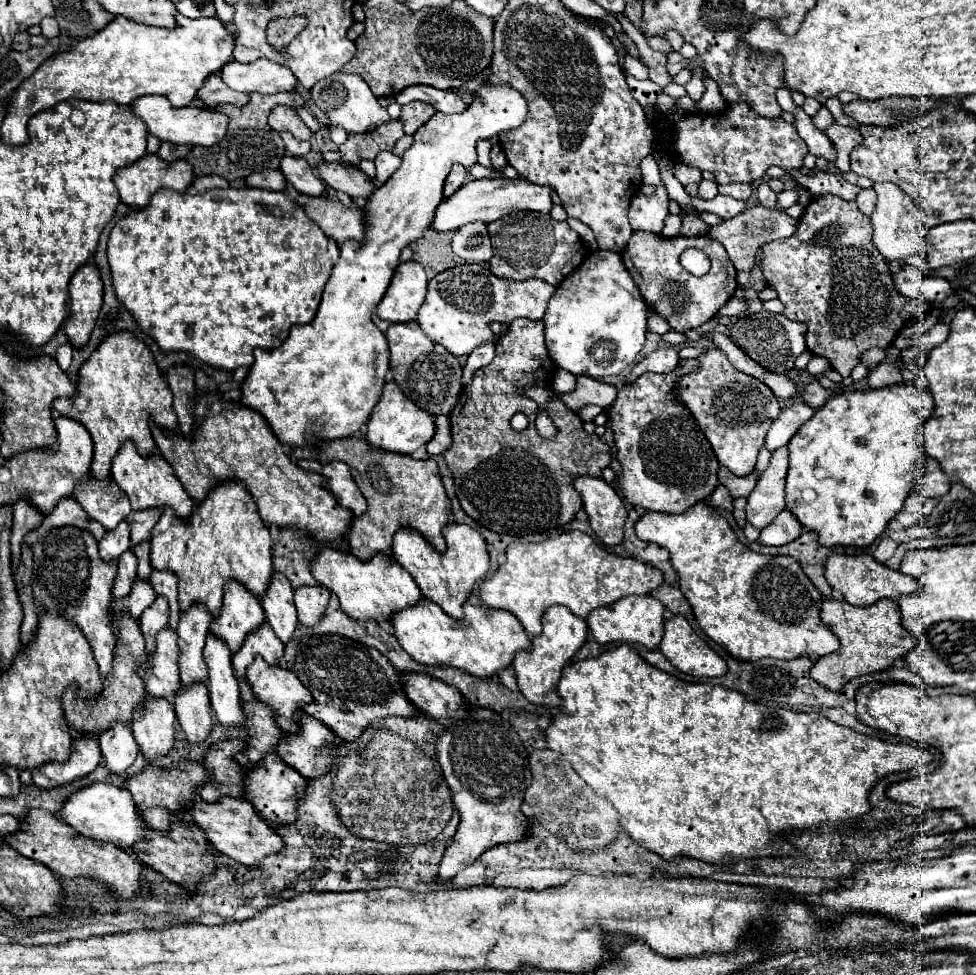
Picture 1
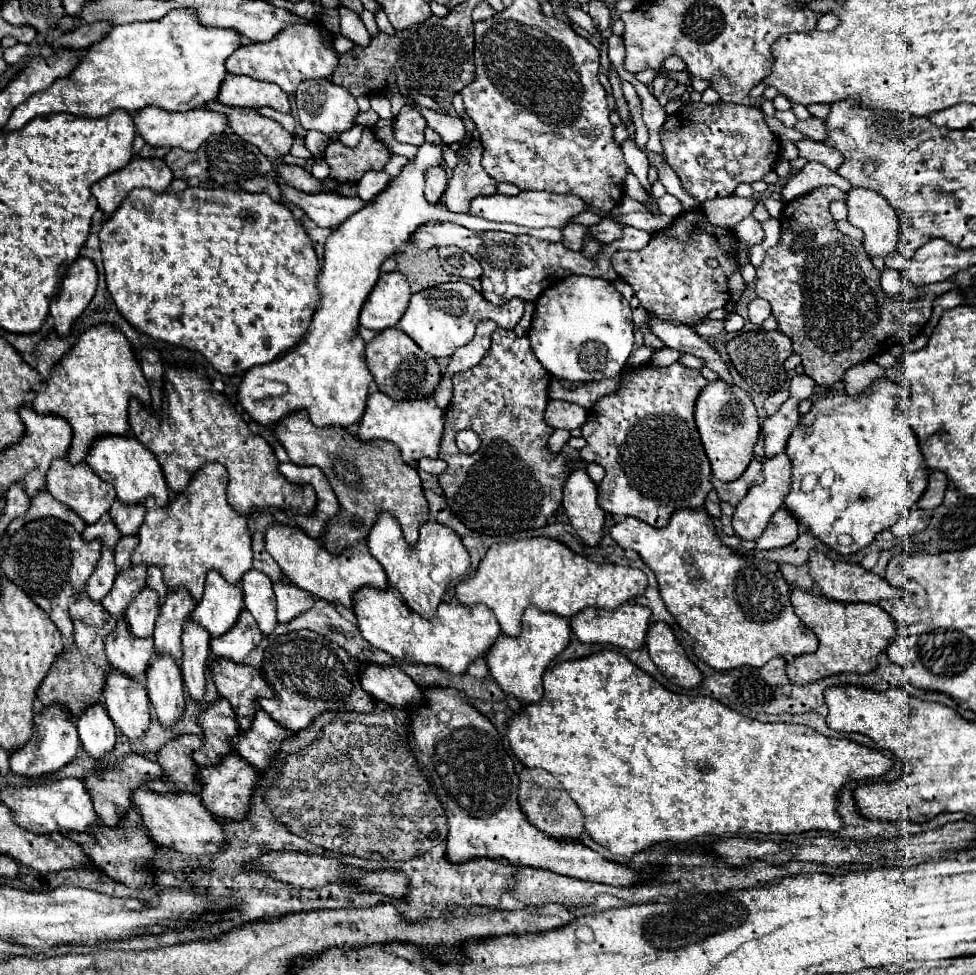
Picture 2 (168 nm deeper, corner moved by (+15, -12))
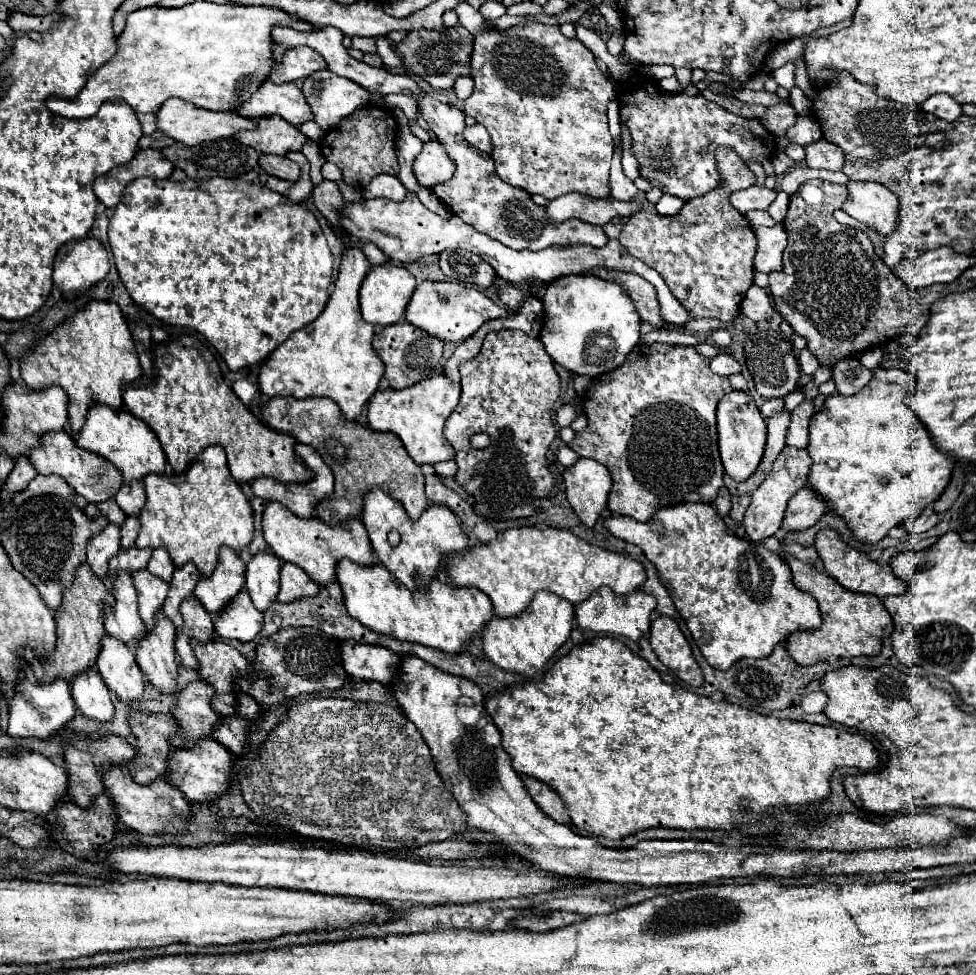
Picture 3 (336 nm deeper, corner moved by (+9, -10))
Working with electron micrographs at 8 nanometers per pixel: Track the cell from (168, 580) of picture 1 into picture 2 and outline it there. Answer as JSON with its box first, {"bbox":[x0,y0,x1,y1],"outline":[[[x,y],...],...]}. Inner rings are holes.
{"bbox":[147,566,167,604],"outline":[[[149,566],[149,570],[147,570],[147,586],[151,586],[153,590],[157,590],[159,600],[163,604],[165,602],[165,596],[167,596],[167,586],[165,586],[163,574],[161,574],[161,570],[157,566]]]}

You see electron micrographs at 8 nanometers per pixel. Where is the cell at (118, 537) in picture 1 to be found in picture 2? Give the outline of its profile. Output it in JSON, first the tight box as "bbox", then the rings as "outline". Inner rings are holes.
{"bbox":[81,512,121,548],"outline":[[[105,512],[105,516],[101,516],[101,520],[99,520],[97,524],[87,524],[85,530],[81,532],[81,536],[83,536],[85,540],[95,540],[95,538],[99,538],[103,544],[107,544],[107,546],[113,548],[115,542],[121,538],[121,532],[119,532],[117,526],[113,524],[109,512]]]}

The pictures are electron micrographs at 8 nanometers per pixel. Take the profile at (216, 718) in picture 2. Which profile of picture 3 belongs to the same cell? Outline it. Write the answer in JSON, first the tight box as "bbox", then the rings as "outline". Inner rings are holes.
{"bbox":[171,680,223,748],"outline":[[[203,680],[193,682],[179,694],[175,720],[179,726],[183,726],[183,734],[171,738],[175,748],[193,748],[199,738],[211,738],[215,726],[223,724],[223,716],[211,706],[213,698],[215,688],[207,686]]]}

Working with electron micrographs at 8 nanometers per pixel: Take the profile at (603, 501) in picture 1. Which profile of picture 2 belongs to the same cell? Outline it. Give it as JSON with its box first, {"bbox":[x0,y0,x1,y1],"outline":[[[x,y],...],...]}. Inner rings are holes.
{"bbox":[563,468,605,546],"outline":[[[583,468],[569,474],[563,486],[563,508],[583,544],[595,546],[601,540],[605,512],[597,504],[597,484]]]}

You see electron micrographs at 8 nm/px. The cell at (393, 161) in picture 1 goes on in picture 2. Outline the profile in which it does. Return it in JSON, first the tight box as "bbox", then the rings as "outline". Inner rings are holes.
{"bbox":[357,172,391,202],"outline":[[[367,172],[357,182],[357,194],[361,200],[371,202],[375,196],[379,196],[391,182],[391,176],[387,172]]]}

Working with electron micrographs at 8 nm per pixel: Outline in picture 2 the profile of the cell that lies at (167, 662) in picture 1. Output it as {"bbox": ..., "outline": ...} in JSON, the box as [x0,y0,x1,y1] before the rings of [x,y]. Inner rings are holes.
{"bbox":[105,616,153,680],"outline":[[[125,616],[117,620],[117,628],[105,640],[105,652],[113,668],[131,678],[141,680],[153,656],[153,638],[137,640],[125,628]]]}

